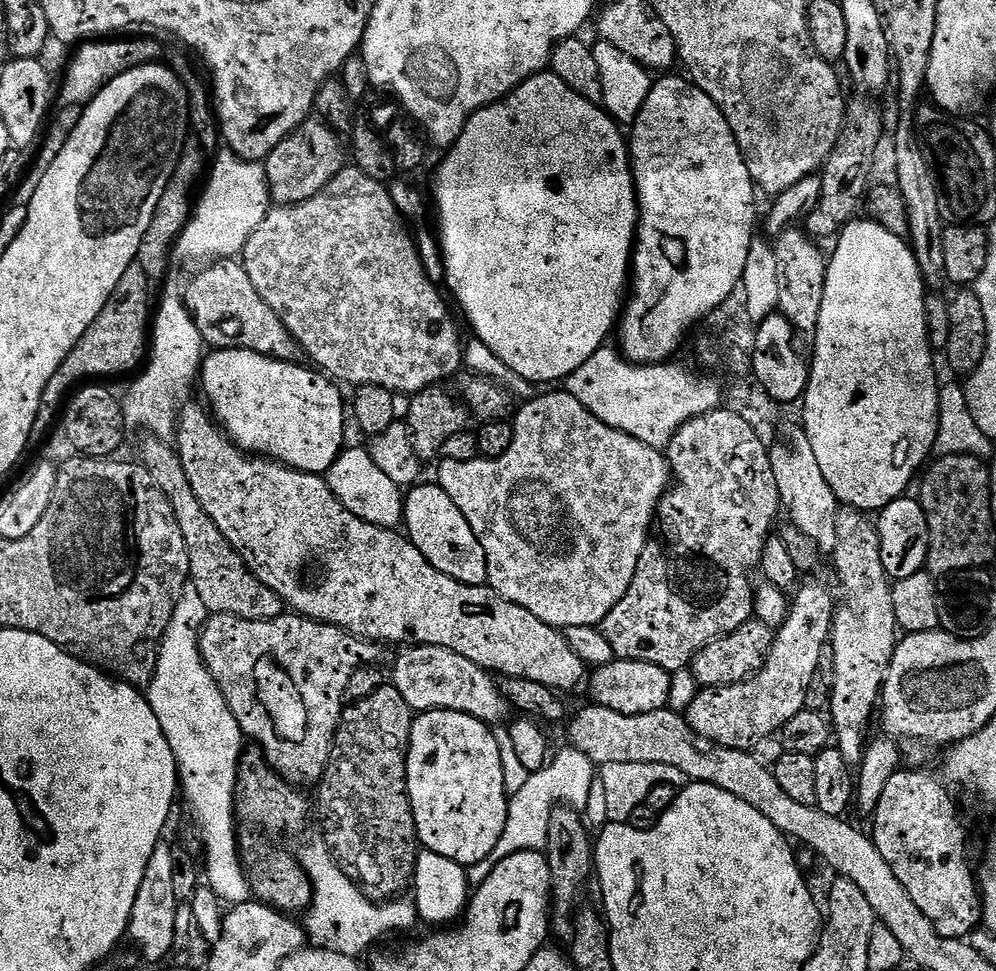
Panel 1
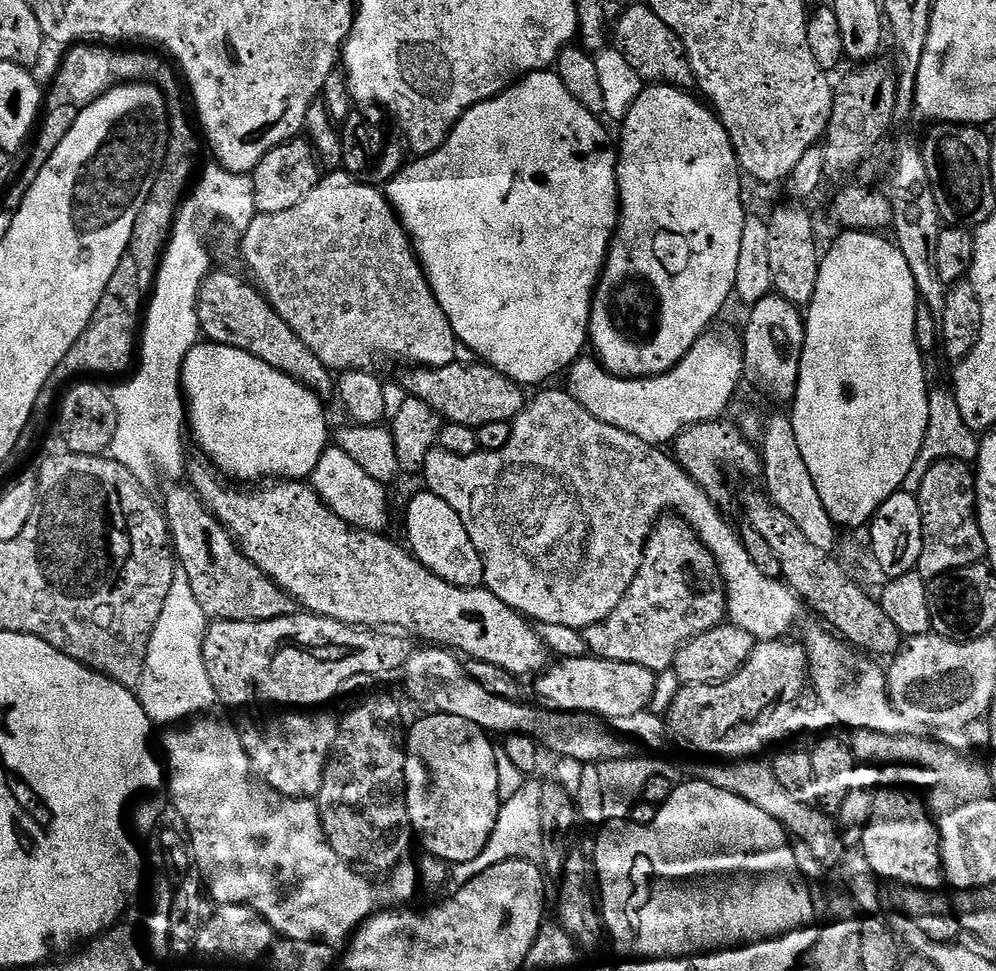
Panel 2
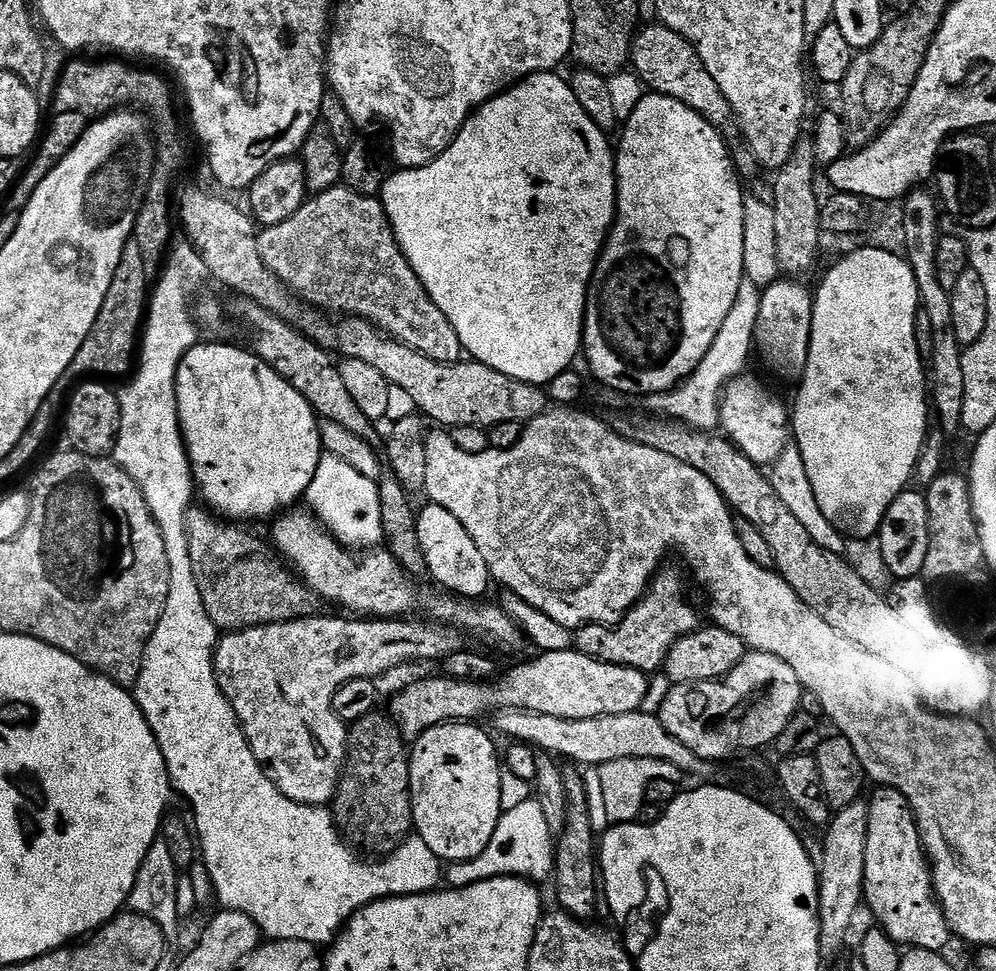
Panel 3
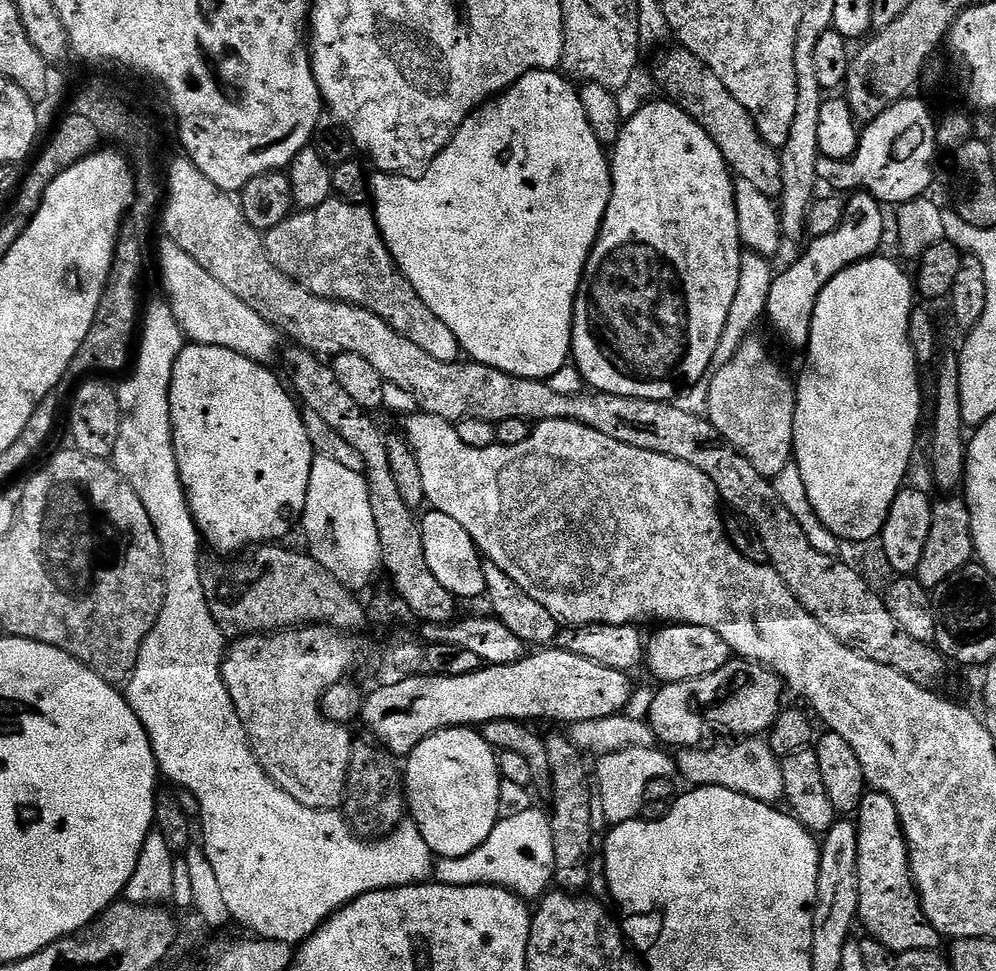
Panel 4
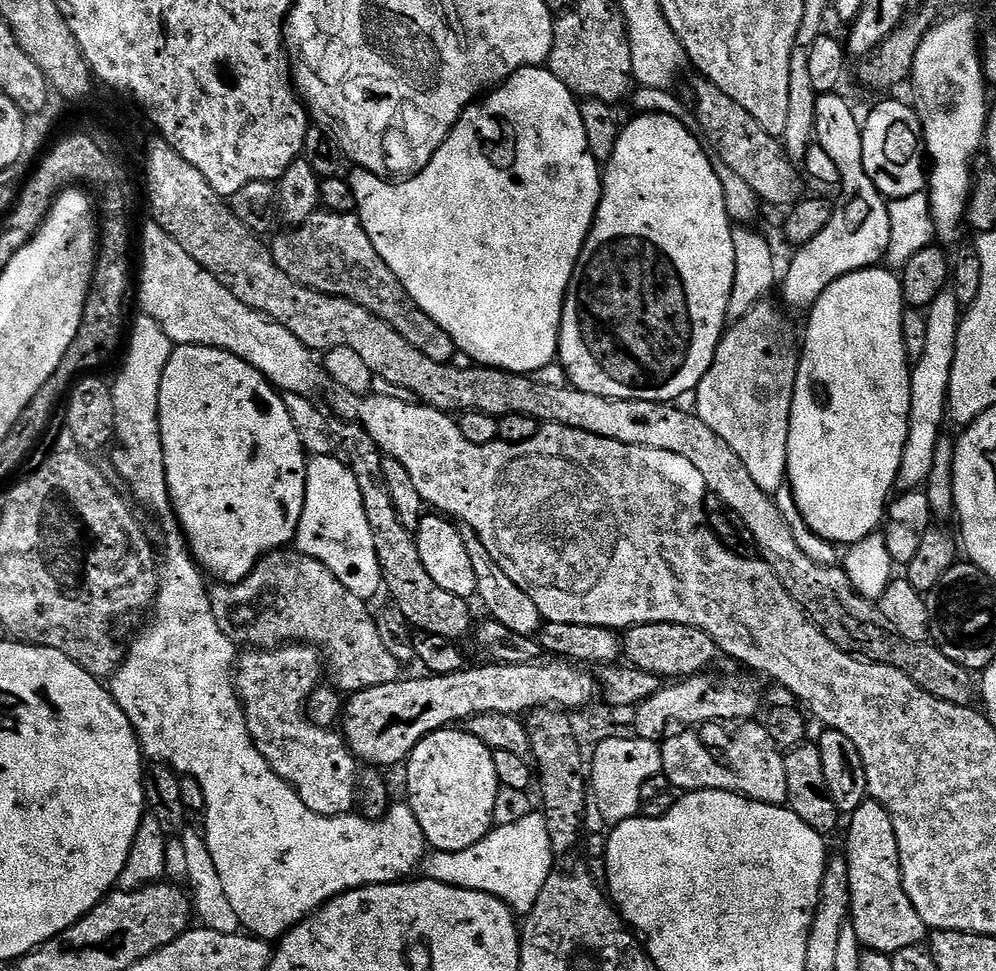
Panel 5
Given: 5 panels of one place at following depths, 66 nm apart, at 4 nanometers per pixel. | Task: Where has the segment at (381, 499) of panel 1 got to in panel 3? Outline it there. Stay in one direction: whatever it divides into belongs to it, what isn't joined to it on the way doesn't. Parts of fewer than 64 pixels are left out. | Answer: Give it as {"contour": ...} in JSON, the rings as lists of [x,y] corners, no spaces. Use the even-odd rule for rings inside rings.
{"contour":[[[321,455],[318,470],[314,470],[314,478],[306,493],[307,500],[307,507],[316,519],[343,547],[349,550],[370,550],[384,540],[379,483],[354,470],[354,466],[350,466],[342,458]]]}

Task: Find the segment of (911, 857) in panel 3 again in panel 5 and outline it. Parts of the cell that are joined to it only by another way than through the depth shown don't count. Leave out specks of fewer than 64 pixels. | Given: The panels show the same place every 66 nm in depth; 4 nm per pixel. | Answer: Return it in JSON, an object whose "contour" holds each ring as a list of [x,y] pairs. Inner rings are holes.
{"contour":[[[866,799],[858,810],[850,813],[848,824],[848,877],[850,878],[850,894],[852,907],[850,909],[850,923],[858,934],[861,945],[869,952],[887,952],[889,954],[903,948],[915,948],[925,943],[930,929],[924,925],[922,918],[918,918],[918,910],[906,898],[906,890],[902,886],[900,872],[900,855],[898,854],[898,838],[894,838],[894,824],[890,814],[877,800]]]}

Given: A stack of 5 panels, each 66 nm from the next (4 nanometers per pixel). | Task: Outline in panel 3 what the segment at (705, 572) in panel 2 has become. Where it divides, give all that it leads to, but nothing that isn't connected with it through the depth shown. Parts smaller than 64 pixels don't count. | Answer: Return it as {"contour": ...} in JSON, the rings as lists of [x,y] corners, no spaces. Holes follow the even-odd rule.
{"contour":[[[664,566],[652,577],[647,592],[630,611],[620,617],[617,624],[585,624],[575,629],[574,648],[595,660],[652,674],[655,668],[665,667],[668,647],[678,638],[695,632],[701,624],[695,606],[684,597],[684,580],[679,570]]]}

